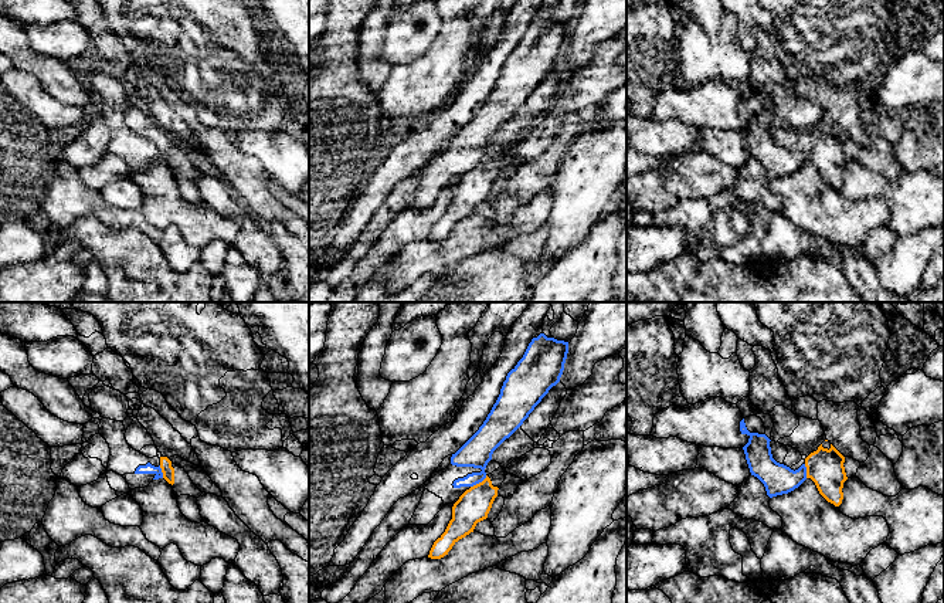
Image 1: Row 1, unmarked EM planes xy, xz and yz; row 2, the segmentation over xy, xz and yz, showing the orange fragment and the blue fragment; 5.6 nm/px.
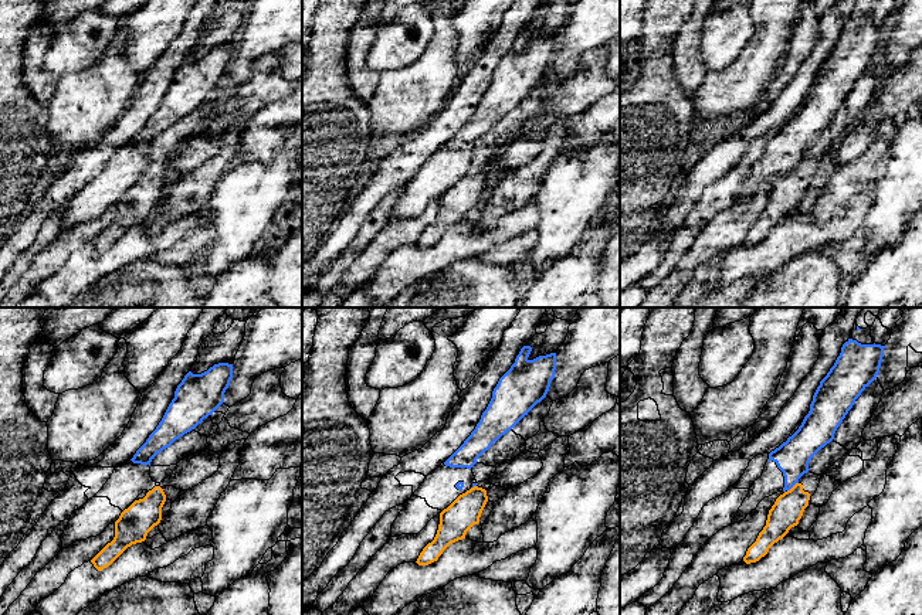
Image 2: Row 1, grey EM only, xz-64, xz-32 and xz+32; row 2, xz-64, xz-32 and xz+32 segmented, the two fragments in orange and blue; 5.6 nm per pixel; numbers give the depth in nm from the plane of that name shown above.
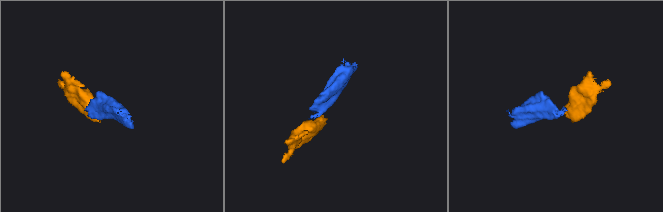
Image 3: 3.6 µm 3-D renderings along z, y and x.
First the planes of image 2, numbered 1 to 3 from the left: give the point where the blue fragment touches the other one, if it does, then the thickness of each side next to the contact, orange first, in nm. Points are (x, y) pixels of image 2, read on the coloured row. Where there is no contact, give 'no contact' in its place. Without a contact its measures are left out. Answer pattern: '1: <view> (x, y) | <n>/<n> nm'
1: no contact
2: xz-32 (474, 486) | 180/20 nm
3: xz+32 (793, 486) | 170/190 nm

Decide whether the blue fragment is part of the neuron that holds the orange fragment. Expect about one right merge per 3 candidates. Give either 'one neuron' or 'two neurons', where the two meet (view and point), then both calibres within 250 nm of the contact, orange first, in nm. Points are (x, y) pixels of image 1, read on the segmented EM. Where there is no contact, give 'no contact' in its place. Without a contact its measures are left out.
two neurons | xz (479, 483) | 190/170 nm

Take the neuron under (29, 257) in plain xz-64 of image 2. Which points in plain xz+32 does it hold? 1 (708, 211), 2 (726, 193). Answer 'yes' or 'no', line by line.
1: yes
2: yes

